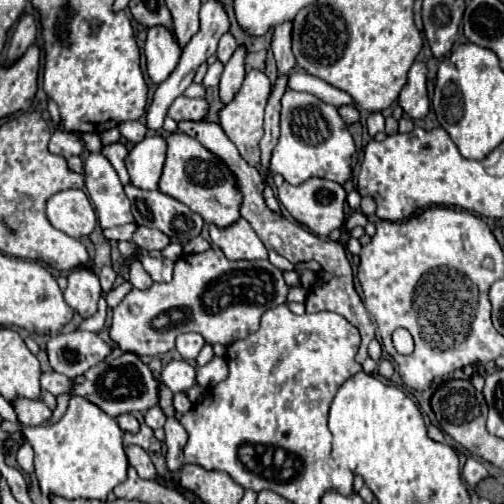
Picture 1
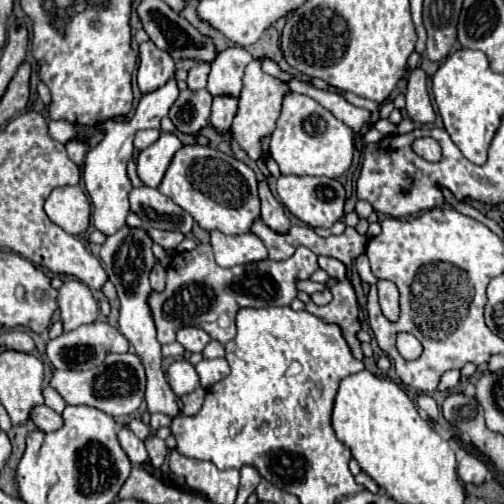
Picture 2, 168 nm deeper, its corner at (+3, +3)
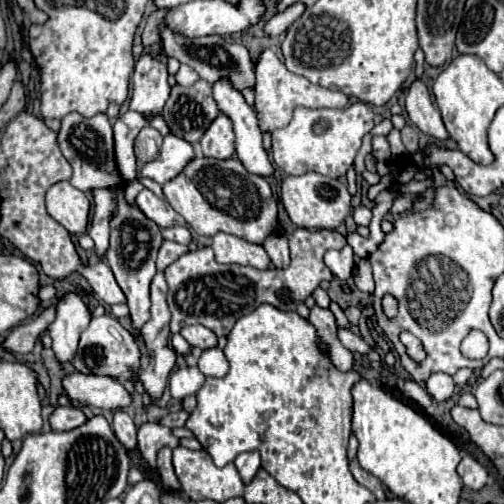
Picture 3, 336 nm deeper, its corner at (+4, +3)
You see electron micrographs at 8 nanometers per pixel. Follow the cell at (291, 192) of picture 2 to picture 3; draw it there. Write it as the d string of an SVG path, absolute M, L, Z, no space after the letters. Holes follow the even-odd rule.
M306 173L300 177L286 177L282 181L282 203L292 219L294 225L304 229L336 229L346 215L350 213L350 193L346 185L338 179L320 175L320 173Z

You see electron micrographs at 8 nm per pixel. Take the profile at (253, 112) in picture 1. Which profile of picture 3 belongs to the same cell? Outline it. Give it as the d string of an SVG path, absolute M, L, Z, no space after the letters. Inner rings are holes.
M266 49L256 63L256 109L258 109L258 121L262 131L274 131L280 129L282 125L290 123L290 111L294 107L306 107L306 109L318 109L318 107L344 107L348 103L348 95L340 91L332 91L320 85L314 85L306 81L306 77L290 73L286 65L276 57L274 51Z

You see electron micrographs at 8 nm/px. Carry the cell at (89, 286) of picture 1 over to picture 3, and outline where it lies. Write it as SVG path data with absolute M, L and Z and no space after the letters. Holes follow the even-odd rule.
M66 293L58 301L58 315L50 325L48 333L52 337L52 351L58 363L70 363L76 355L82 331L90 323L90 309L78 293Z

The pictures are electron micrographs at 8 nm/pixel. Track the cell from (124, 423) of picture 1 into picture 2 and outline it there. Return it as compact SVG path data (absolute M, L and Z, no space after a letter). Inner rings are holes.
M131 419L131 421L127 423L127 427L129 427L139 439L145 439L147 435L151 435L151 429L149 429L141 419Z

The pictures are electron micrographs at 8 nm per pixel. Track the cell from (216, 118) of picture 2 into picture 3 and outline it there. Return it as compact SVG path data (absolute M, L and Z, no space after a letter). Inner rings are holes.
M224 113L218 115L218 119L204 133L200 139L200 149L204 157L212 159L230 159L234 155L234 129Z

